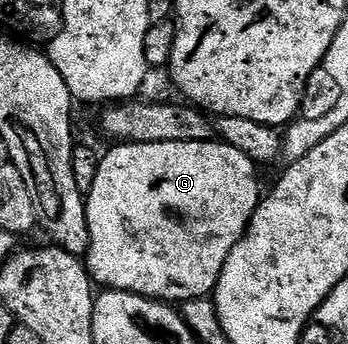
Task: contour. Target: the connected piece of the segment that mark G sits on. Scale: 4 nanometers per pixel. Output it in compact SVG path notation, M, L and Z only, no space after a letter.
M214 140L211 142L156 142L143 144L142 142L126 142L114 145L98 161L97 171L93 183L85 198L85 215L89 229L89 252L87 255L87 269L89 277L98 287L107 290L122 290L138 294L144 298L155 298L166 304L180 304L192 298L207 298L217 287L219 276L223 272L223 264L227 264L227 256L231 256L231 248L239 244L249 226L251 216L257 211L257 205L263 197L263 189L257 183L258 167L239 148L231 148L226 142Z

